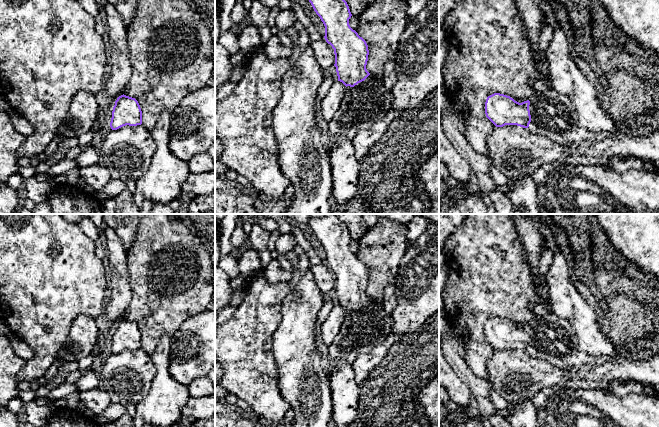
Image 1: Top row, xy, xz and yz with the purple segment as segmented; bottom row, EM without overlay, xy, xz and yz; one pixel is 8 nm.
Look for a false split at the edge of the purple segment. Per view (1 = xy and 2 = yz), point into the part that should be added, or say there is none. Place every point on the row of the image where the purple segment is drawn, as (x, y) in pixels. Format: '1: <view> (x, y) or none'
1: none
2: yz (553, 115)

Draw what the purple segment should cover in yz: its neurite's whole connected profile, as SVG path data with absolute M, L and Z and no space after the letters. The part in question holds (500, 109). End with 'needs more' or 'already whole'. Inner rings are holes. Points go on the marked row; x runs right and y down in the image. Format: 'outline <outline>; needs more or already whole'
outline M551 88L519 103L510 96L494 93L485 102L486 117L496 126L517 125L547 137L561 146L593 139L600 141L613 132L591 132L579 122L570 99Z; needs more

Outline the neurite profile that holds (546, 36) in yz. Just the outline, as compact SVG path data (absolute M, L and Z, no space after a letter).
M547 16L545 18L545 23L541 31L540 42L539 42L539 55L545 56L547 48L553 37L553 29L555 26L555 21L552 17Z

